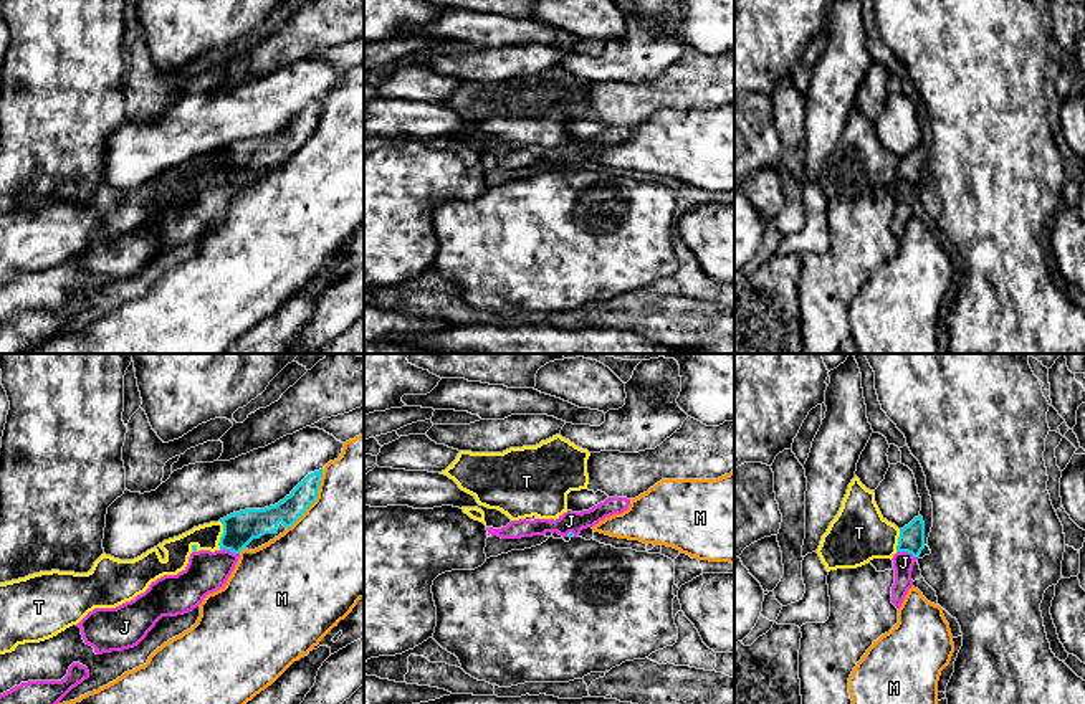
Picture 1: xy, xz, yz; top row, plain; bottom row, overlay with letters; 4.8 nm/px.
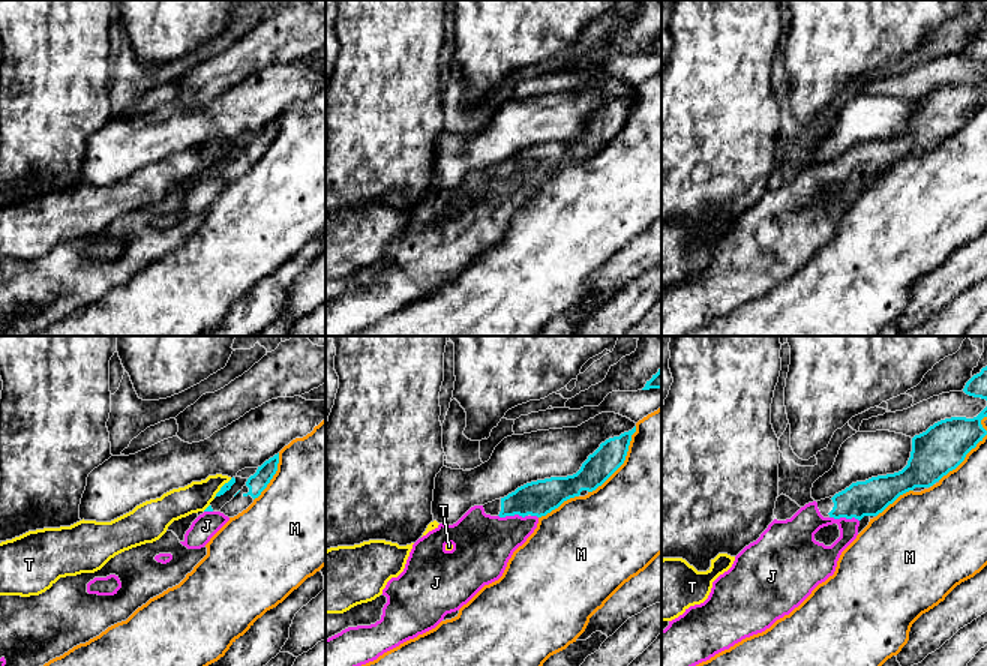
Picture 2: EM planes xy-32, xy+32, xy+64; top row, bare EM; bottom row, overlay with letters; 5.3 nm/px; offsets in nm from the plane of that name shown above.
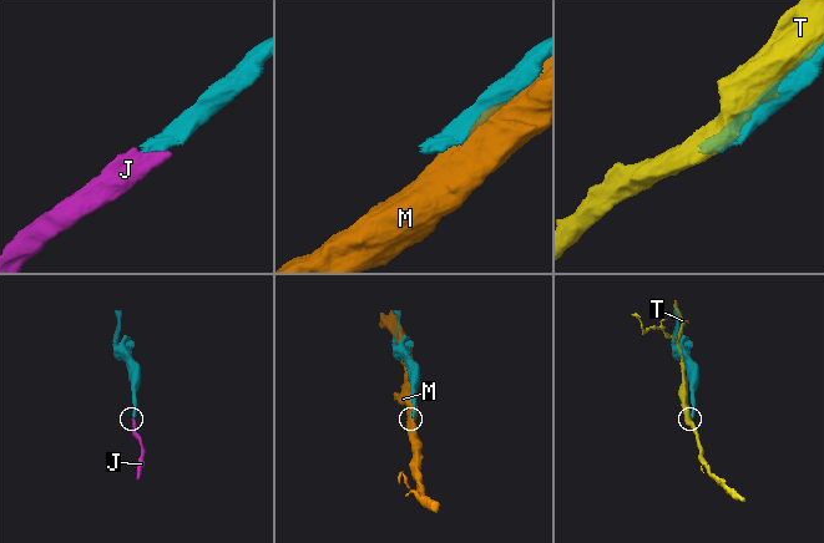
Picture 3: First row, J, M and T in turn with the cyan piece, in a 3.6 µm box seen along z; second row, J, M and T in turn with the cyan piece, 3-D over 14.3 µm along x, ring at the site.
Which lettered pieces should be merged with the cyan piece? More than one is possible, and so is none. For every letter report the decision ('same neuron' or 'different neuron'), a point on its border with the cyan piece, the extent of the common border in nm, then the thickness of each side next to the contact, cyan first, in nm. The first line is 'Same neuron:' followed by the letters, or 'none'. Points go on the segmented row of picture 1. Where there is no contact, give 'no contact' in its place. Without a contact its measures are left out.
Same neuron: J
J: same neuron | yz (907, 551) | 110 nm | 130/100 nm
M: different neuron | xy (315, 499) | 340 nm | 120/500 nm
T: different neuron | xy (222, 536) | 140 nm | 160/130 nm

